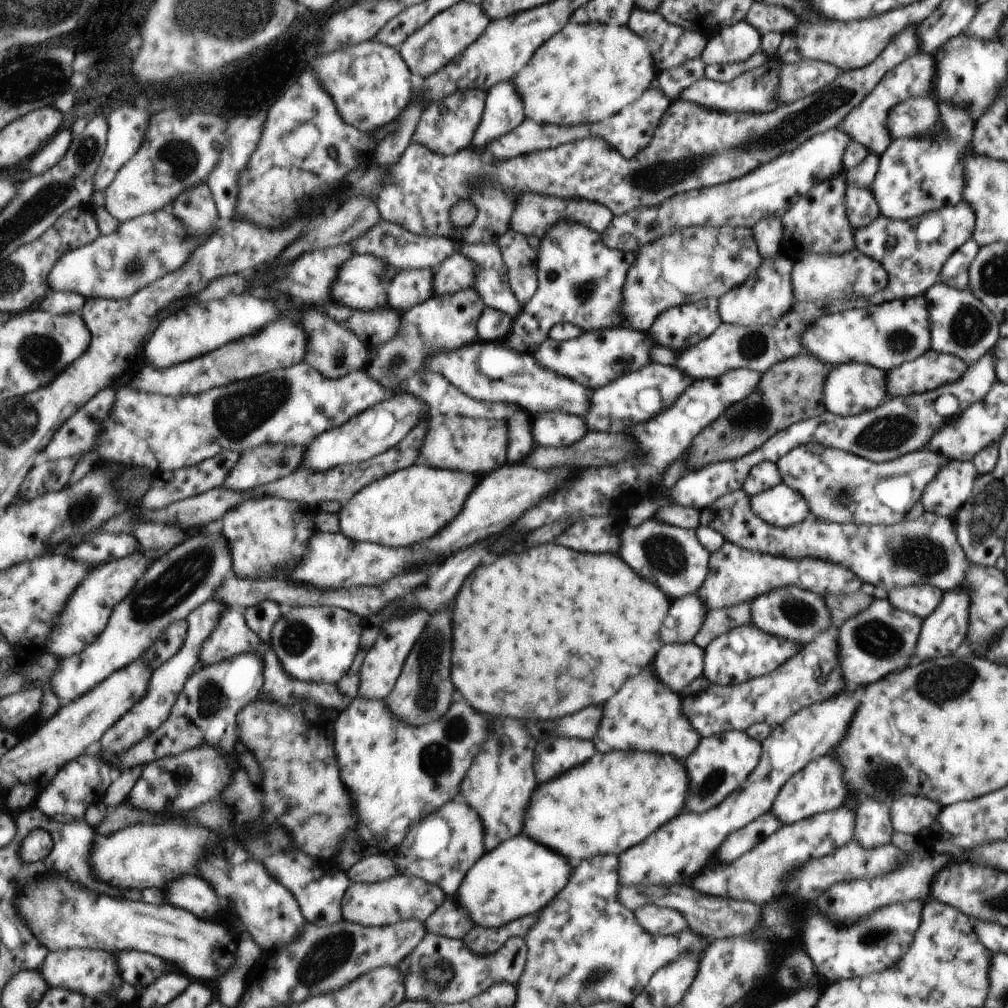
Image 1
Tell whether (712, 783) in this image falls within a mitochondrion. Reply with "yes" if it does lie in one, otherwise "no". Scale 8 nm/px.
yes

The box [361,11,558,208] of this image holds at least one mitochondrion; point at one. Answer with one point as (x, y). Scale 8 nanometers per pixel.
(422, 50)

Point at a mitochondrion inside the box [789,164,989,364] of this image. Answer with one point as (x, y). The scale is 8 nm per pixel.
(900, 340)

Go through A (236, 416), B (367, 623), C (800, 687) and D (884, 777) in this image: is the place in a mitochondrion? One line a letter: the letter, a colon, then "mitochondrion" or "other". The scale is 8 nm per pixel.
A: mitochondrion
B: other
C: other
D: mitochondrion

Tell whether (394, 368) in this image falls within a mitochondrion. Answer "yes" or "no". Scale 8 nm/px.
yes

